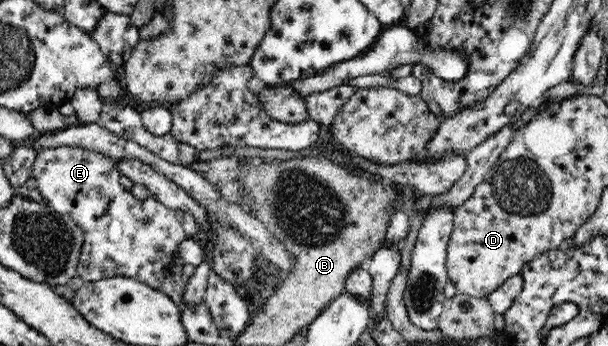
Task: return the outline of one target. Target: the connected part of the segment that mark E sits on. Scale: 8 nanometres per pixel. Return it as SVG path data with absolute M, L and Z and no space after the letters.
M74 146L38 150L32 177L37 182L43 202L54 212L70 215L83 230L83 245L75 276L85 282L123 276L135 278L155 289L160 288L172 260L178 256L179 244L188 238L175 210L162 204L154 195L144 200L136 199L130 190L120 184L121 171L116 161L103 154L86 152Z

